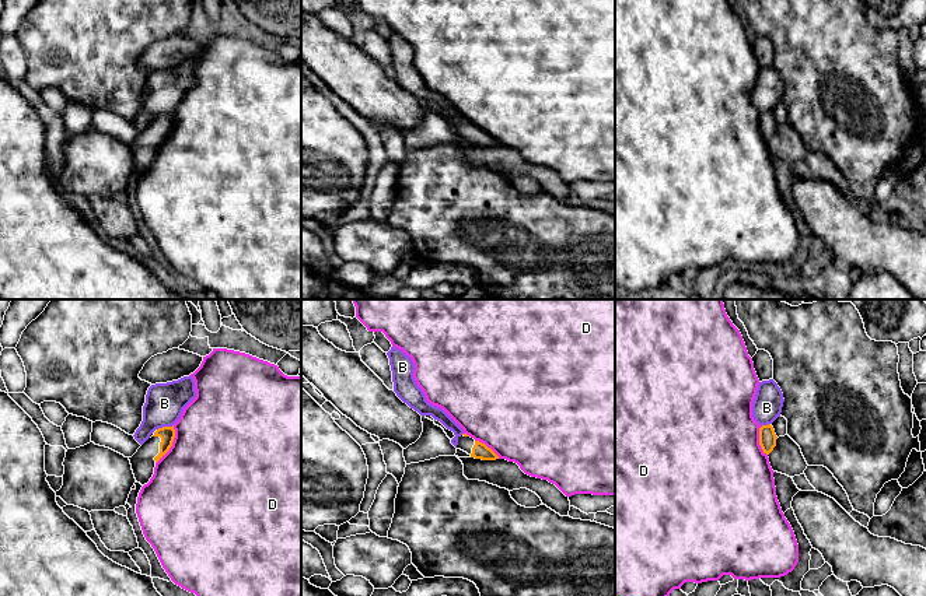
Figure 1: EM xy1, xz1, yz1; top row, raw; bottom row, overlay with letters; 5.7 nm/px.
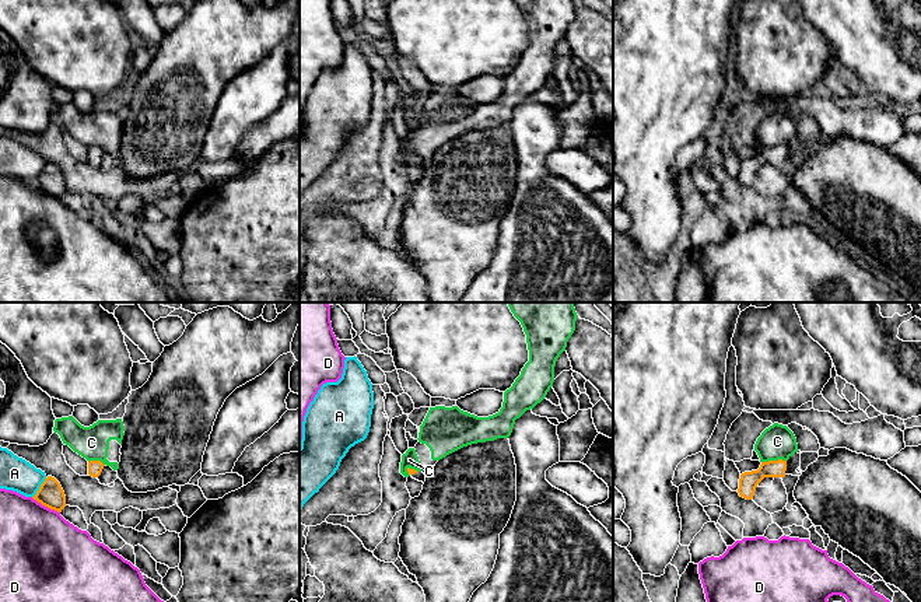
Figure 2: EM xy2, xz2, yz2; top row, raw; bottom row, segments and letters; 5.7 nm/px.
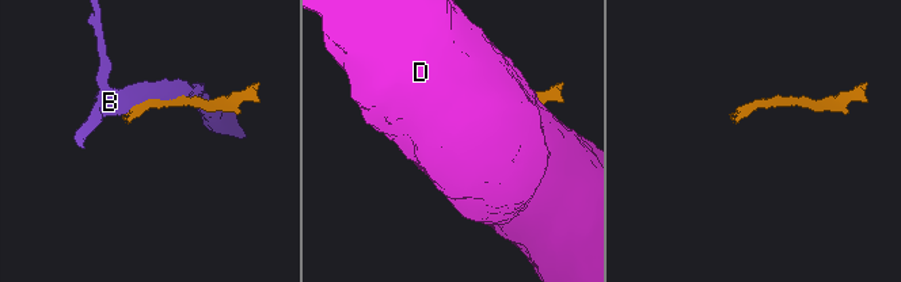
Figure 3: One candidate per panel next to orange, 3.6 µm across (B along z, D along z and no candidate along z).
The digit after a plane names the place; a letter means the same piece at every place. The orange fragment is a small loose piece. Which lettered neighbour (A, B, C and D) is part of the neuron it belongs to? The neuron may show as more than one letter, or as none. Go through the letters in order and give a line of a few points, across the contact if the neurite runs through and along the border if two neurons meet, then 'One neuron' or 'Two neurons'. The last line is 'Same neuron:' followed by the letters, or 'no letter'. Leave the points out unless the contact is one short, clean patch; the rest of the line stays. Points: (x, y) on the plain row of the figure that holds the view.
A: Two neurons
B: Two neurons
C: Line: yz2 (785, 146), (762, 149). Two neurons
D: Two neurons
Same neuron: no letter

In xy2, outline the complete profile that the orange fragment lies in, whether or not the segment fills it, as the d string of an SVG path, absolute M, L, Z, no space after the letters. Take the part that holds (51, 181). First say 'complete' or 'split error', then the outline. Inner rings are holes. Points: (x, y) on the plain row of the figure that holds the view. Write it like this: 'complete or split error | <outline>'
complete | M52 162L45 165L32 185L57 199L62 199L62 196L66 193L64 178L60 169Z

